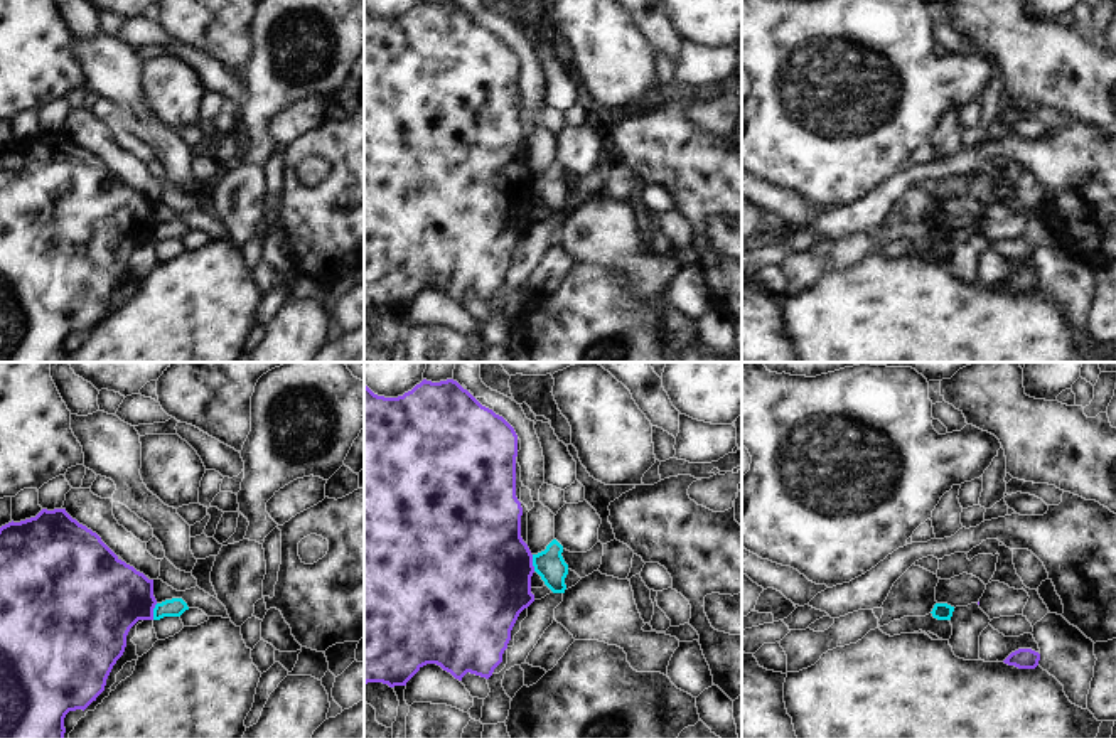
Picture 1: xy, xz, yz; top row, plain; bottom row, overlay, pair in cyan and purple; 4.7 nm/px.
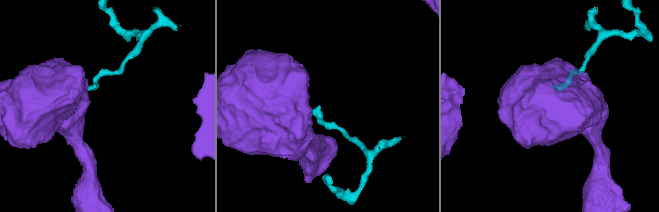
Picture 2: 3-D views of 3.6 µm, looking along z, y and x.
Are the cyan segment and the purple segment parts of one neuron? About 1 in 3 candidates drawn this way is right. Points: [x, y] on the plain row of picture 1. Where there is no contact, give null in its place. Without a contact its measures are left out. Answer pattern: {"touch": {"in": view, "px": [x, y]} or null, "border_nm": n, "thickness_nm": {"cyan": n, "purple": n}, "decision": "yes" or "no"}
{"touch": {"in": "xy", "px": [154, 235]}, "border_nm": 80, "thickness_nm": {"cyan": 90, "purple": 380}, "decision": "no"}

